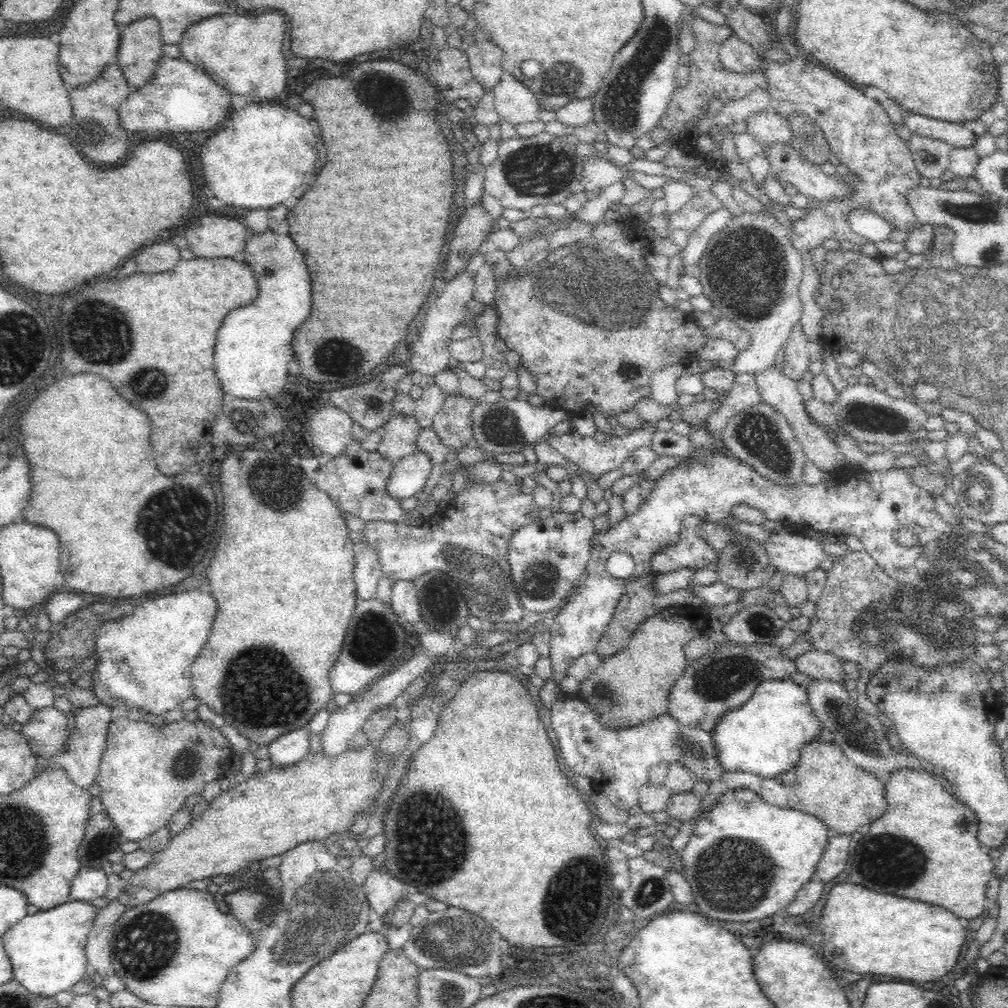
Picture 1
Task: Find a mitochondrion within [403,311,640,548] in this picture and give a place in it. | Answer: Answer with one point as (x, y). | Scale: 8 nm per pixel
(498, 425)

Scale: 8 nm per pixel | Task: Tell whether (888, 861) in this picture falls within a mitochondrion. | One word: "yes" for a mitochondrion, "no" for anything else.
yes

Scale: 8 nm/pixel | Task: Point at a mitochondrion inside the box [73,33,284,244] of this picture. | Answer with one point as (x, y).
(90, 137)

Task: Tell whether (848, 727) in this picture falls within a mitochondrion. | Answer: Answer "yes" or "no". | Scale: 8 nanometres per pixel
yes

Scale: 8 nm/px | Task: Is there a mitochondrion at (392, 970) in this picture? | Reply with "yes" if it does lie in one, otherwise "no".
no

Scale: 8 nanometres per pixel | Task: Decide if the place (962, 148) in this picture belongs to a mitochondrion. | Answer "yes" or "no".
no

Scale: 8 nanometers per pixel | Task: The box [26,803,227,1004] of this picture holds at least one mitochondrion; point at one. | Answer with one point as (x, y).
(145, 944)

